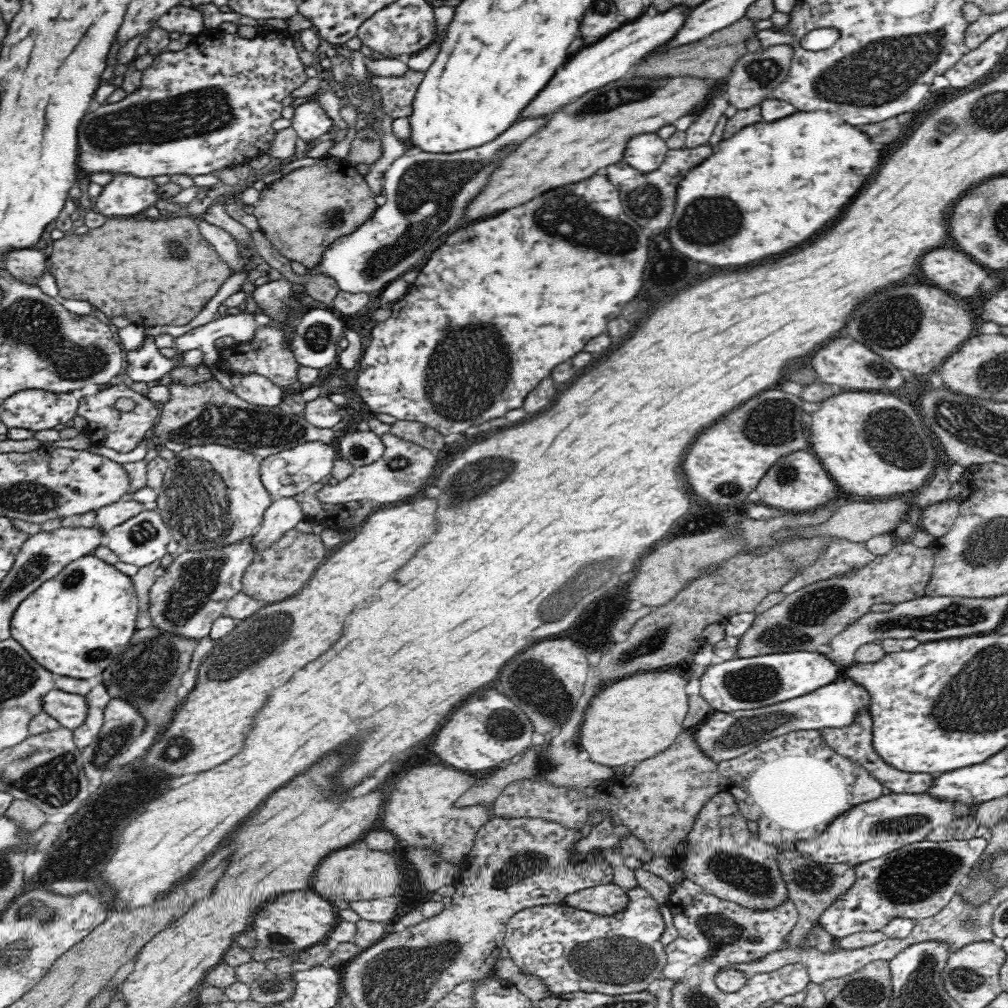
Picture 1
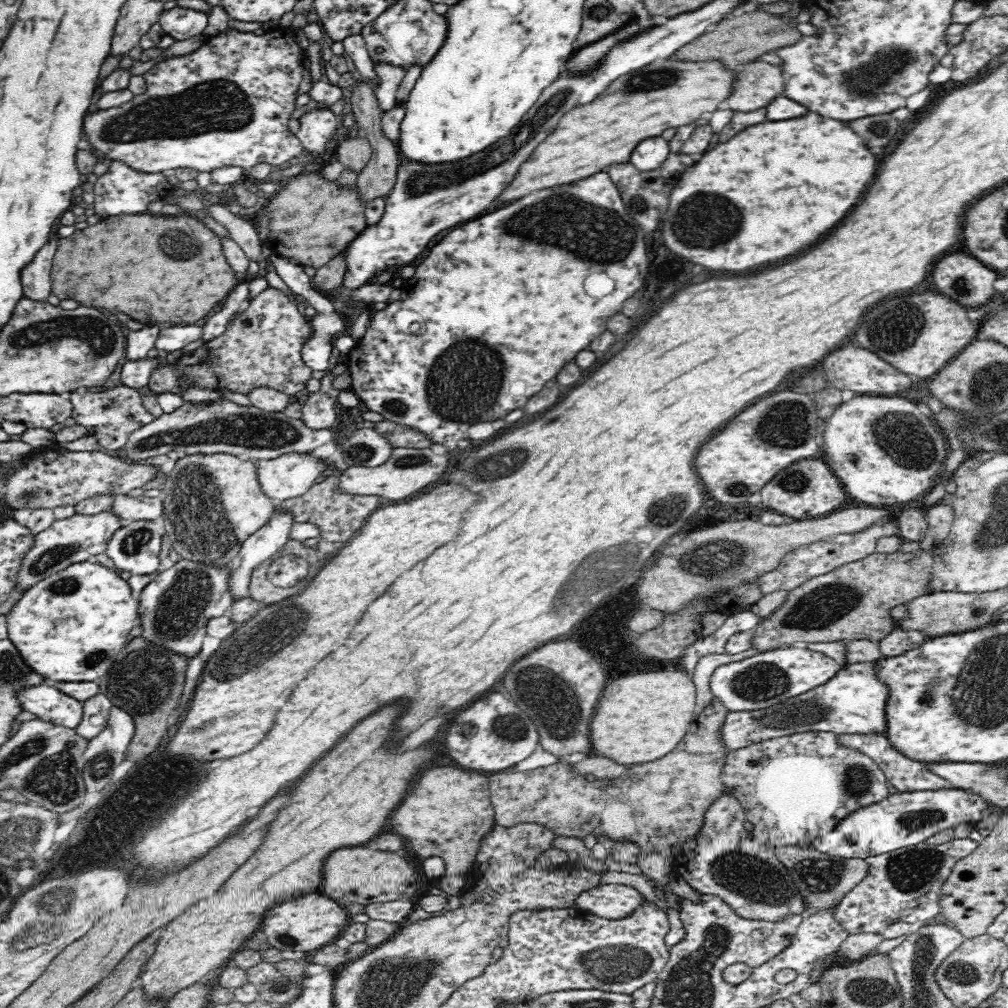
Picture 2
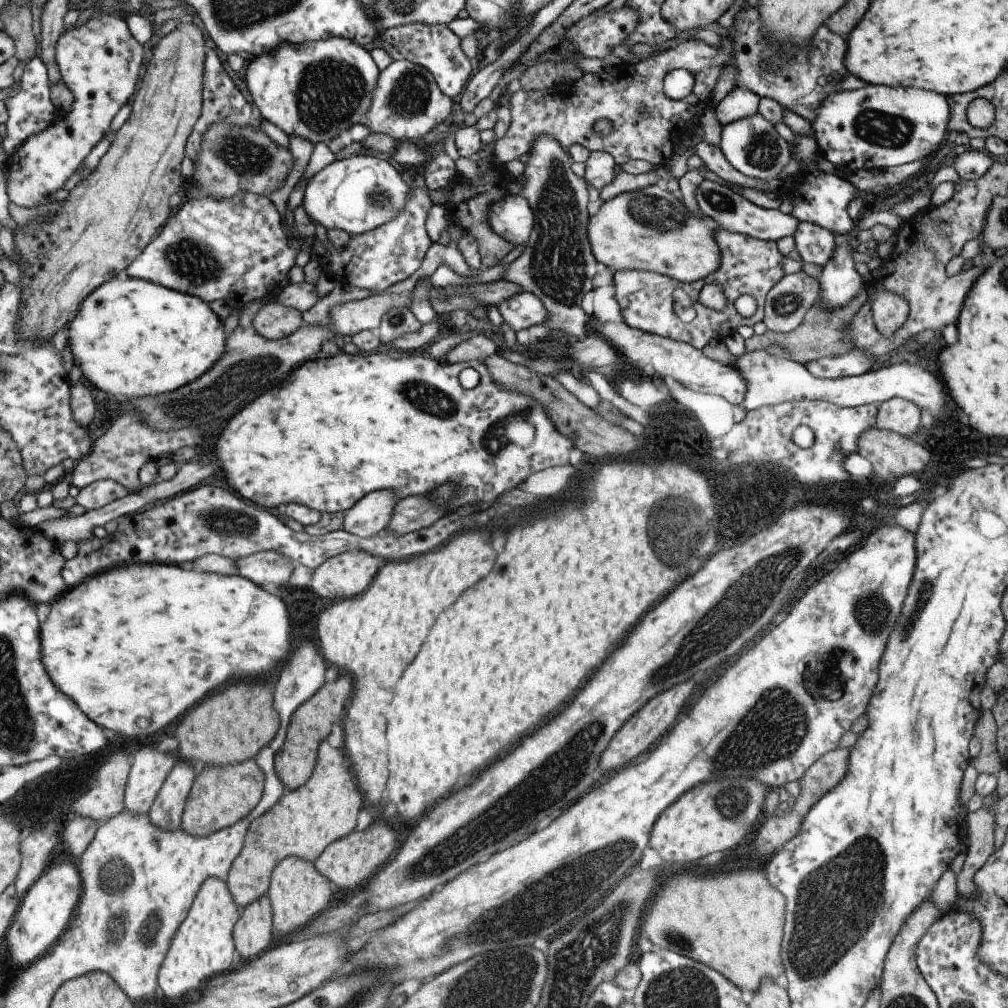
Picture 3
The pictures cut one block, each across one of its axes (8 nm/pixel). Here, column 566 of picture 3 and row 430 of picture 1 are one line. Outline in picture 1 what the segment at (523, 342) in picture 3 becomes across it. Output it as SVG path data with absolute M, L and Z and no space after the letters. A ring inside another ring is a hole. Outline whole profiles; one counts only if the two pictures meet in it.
M214 377L196 385L182 385L169 379L164 382L170 391L170 400L160 406L160 422L148 434L152 440L148 449L164 446L168 440L174 440L184 447L215 441L250 452L261 462L272 454L290 450L305 442L318 440L331 444L338 436L331 429L309 424L302 416L283 412L279 406L251 406L233 391L223 388Z

